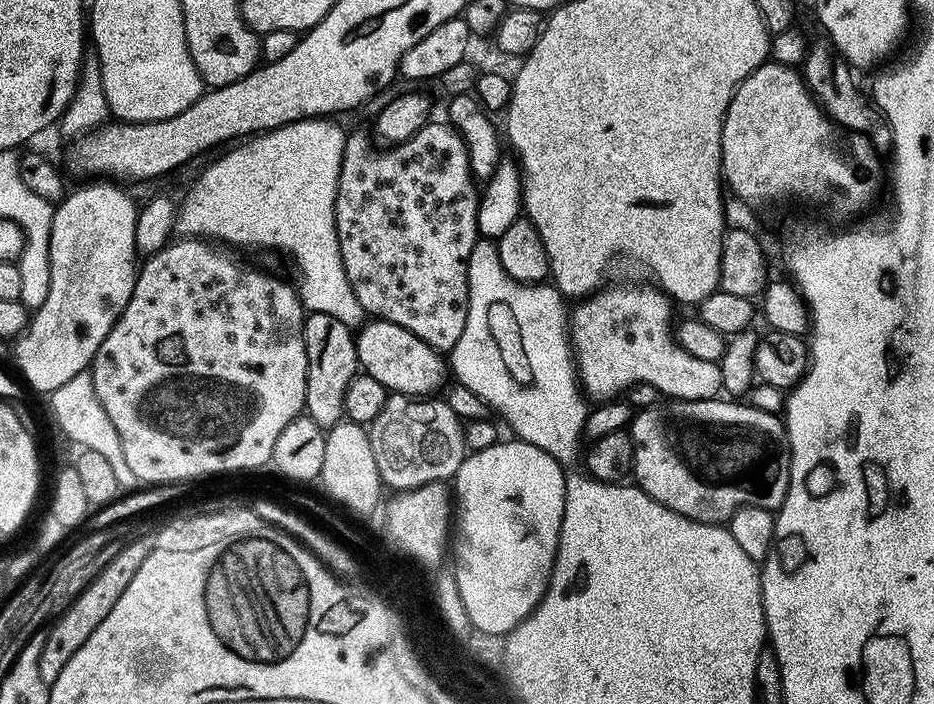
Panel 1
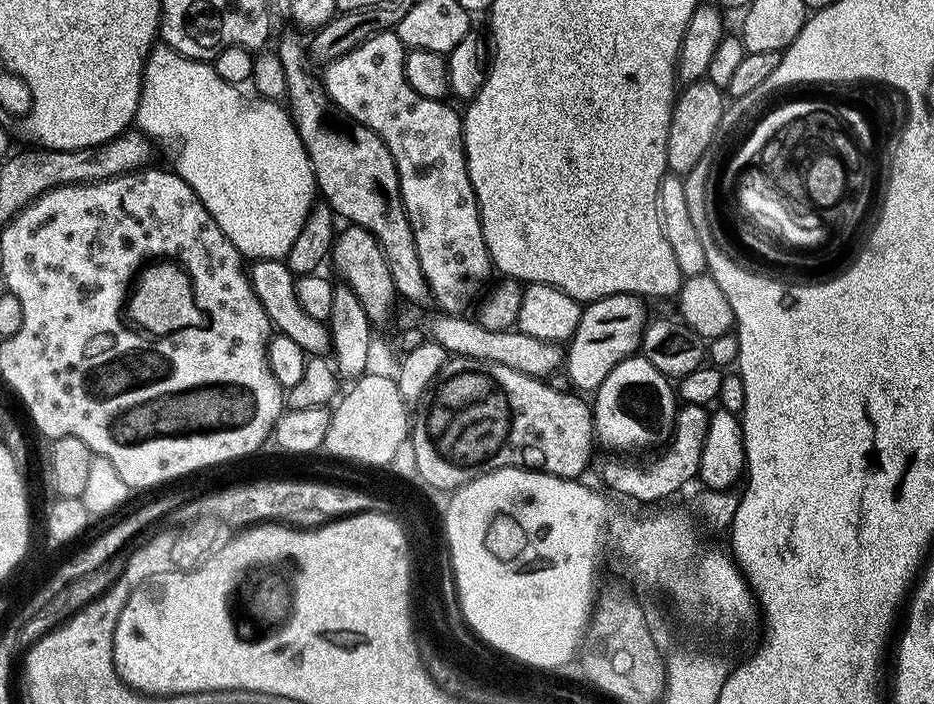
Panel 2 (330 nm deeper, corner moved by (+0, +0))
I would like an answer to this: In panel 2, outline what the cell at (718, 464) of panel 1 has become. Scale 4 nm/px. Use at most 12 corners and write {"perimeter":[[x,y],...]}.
{"perimeter":[[643,354],[618,362],[590,404],[605,449],[663,445],[673,381]]}

